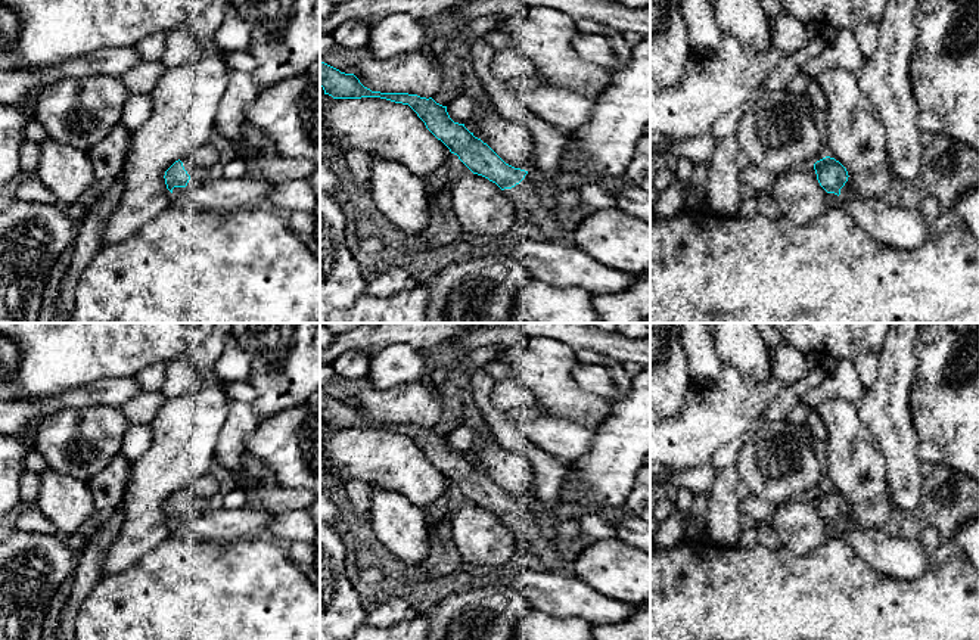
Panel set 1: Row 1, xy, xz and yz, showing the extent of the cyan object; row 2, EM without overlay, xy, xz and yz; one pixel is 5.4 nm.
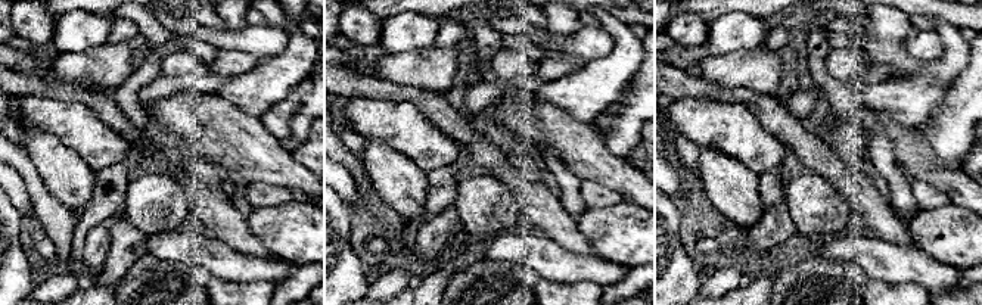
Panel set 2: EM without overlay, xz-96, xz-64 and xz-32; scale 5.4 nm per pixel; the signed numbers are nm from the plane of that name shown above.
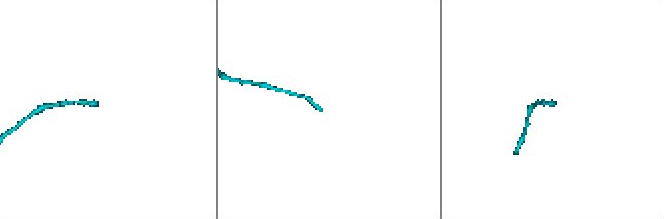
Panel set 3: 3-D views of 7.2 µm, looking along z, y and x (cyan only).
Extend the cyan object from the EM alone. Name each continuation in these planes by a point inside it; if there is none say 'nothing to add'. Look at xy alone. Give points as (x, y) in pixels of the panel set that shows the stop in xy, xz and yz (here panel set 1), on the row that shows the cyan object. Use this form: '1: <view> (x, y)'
1: xy (198, 174)

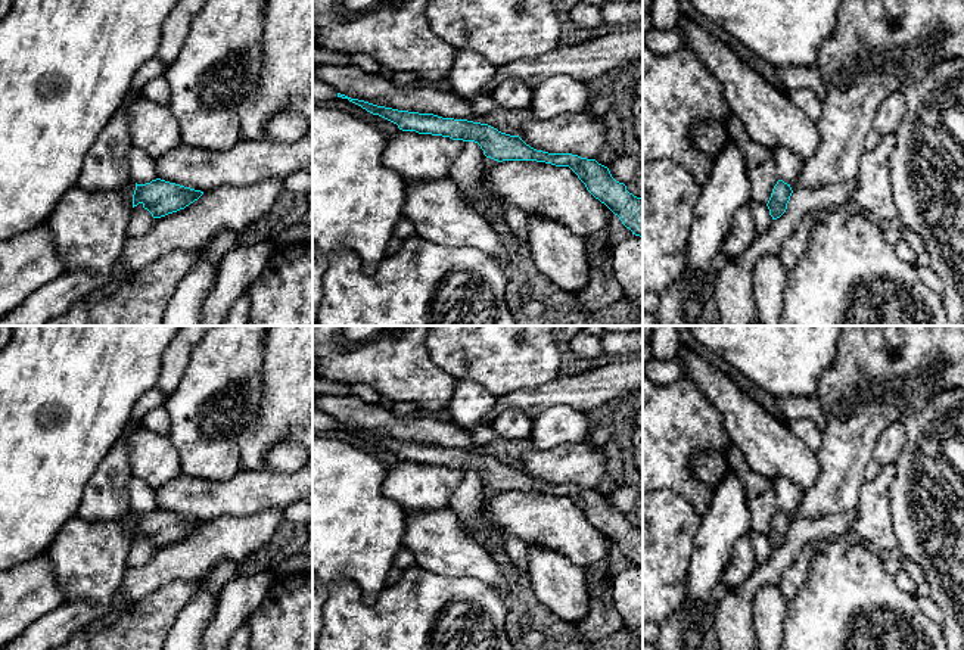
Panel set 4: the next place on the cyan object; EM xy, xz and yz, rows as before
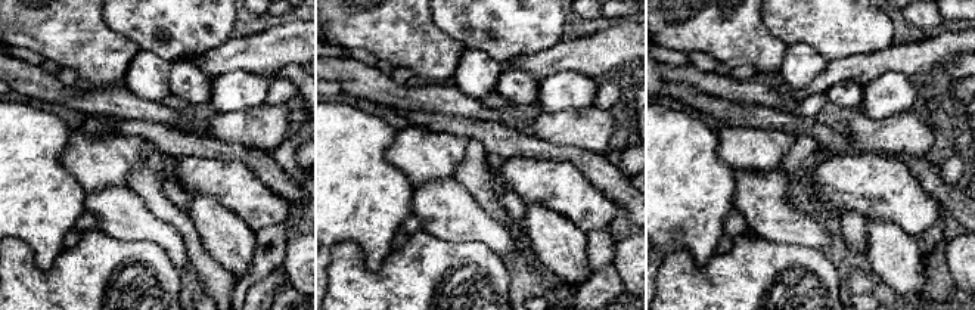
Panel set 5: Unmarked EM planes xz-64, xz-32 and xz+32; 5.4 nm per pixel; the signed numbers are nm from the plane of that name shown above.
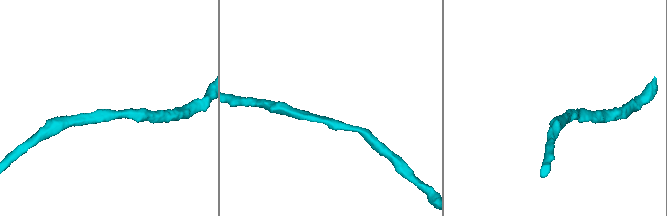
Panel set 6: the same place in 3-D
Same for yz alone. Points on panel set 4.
nothing to add

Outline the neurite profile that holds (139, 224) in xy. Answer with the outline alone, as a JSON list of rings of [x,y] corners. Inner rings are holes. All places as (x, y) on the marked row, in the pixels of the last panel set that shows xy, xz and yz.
[[[139,203],[131,209],[131,217],[128,220],[127,233],[128,237],[142,237],[153,226],[155,218],[152,214]]]

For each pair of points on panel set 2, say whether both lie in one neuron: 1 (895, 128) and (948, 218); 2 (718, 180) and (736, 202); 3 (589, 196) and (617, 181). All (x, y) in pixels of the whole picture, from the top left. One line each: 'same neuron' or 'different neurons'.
1: different neurons
2: same neuron
3: different neurons

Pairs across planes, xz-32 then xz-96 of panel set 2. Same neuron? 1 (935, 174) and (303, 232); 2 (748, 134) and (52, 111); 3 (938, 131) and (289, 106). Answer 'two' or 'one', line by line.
1: two
2: one
3: two

